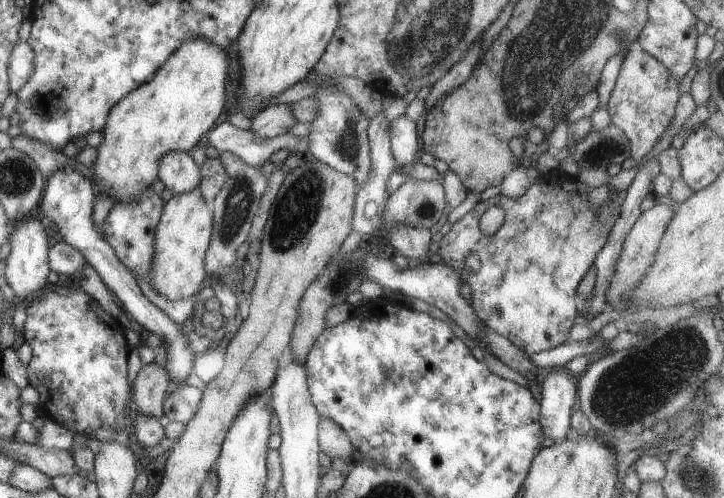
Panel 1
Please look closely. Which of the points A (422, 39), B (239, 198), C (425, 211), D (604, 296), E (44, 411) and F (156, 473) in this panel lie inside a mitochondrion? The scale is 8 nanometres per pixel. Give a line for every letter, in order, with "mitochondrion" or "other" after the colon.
A: mitochondrion
B: mitochondrion
C: mitochondrion
D: other
E: other
F: other

